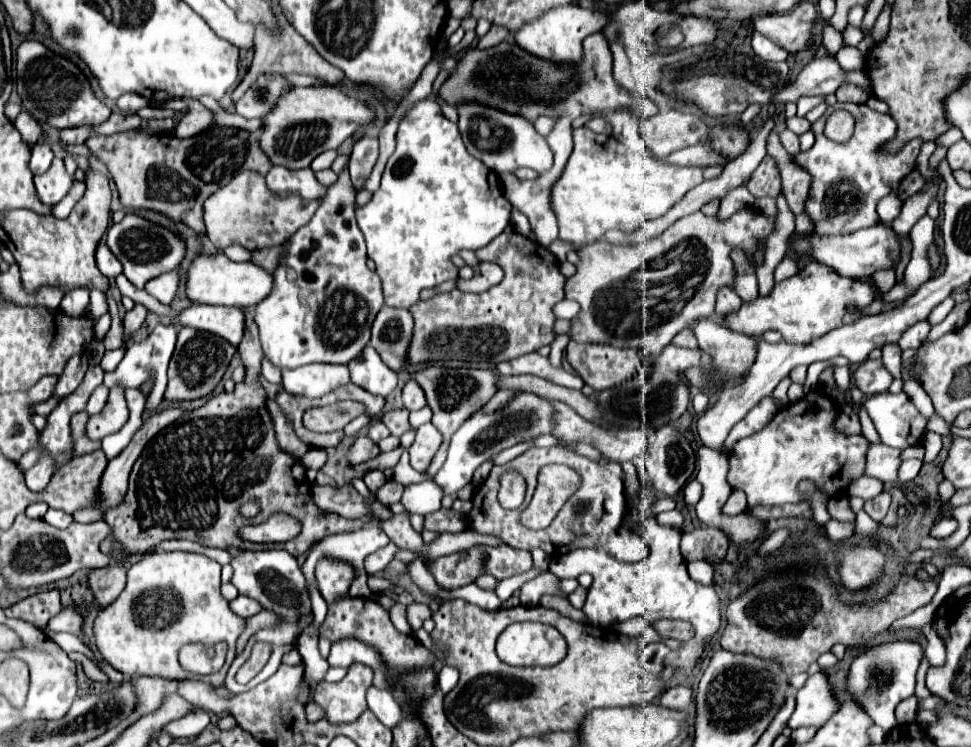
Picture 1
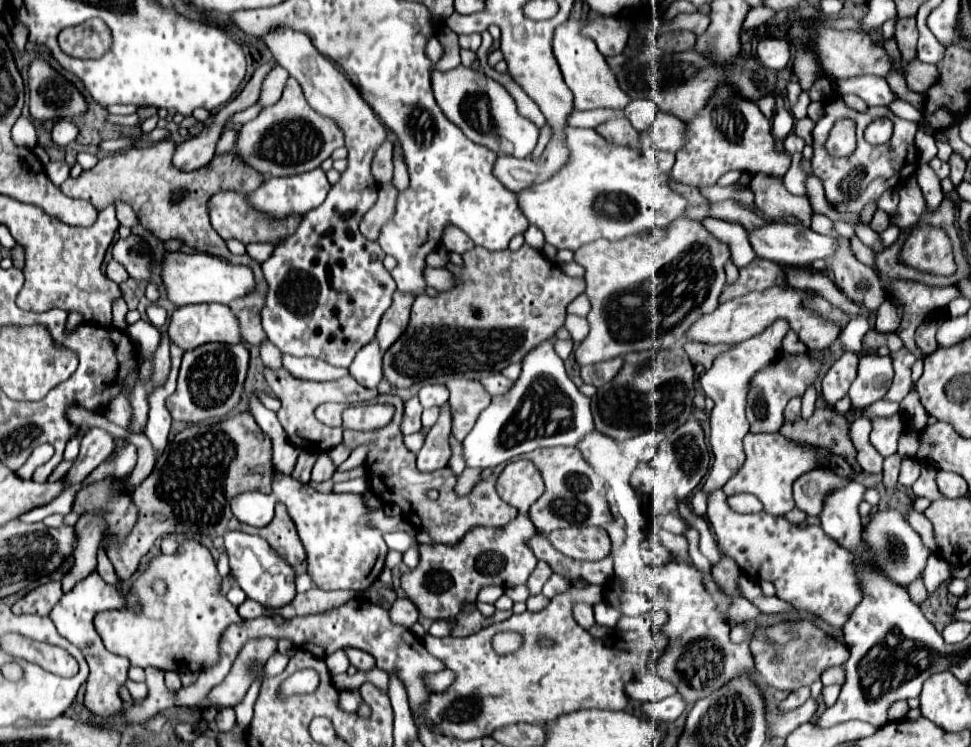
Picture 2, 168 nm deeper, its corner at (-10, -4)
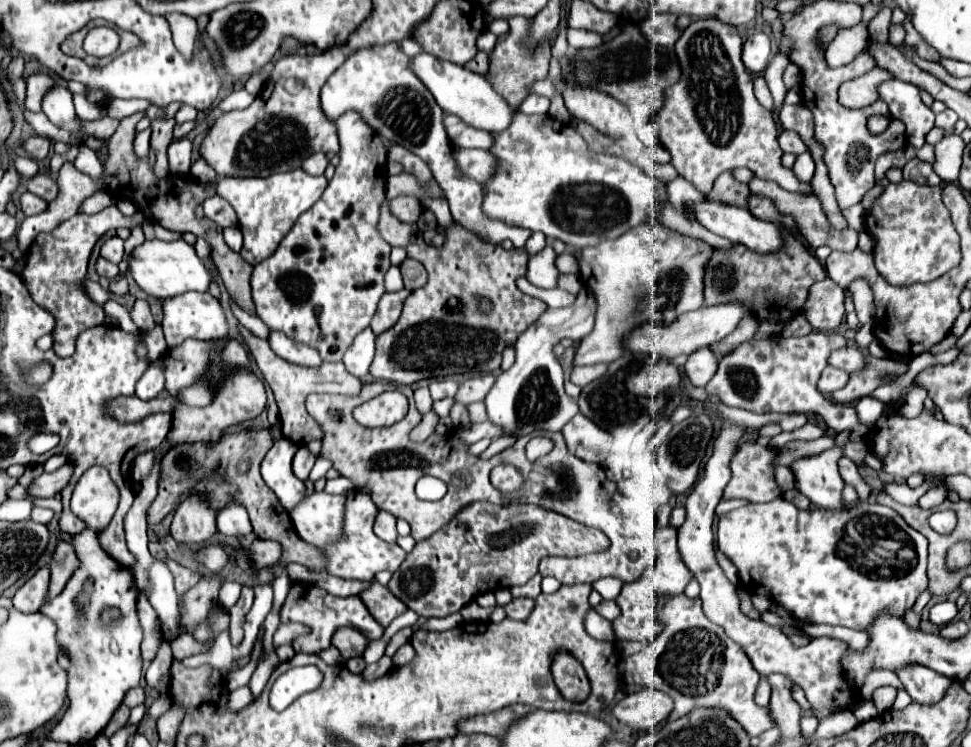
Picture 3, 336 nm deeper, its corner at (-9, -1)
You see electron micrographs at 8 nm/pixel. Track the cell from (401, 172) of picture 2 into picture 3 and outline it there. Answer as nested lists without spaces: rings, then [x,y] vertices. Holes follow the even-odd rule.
[[[399,195],[389,201],[389,207],[393,209],[393,215],[405,223],[417,223],[423,213],[421,203],[413,195]]]

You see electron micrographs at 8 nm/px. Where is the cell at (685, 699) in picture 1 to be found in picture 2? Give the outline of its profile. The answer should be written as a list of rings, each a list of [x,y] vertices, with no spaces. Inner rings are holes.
[[[680,694],[668,696],[660,702],[646,702],[642,704],[642,712],[646,714],[648,720],[654,722],[674,722],[686,708],[686,702],[682,700]]]

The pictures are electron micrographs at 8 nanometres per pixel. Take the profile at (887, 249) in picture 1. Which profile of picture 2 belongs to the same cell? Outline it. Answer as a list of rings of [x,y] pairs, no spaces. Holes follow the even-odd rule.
[[[768,222],[760,228],[756,228],[754,232],[750,232],[748,240],[758,258],[772,260],[772,262],[786,264],[786,266],[802,266],[802,268],[810,266],[814,260],[820,260],[820,258],[830,262],[838,248],[834,238],[816,234],[814,230],[804,228],[802,224],[788,224],[788,222]]]

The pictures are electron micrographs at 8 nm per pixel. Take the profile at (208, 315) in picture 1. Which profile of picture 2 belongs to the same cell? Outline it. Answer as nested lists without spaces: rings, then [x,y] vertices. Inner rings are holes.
[[[192,304],[192,306],[180,306],[170,316],[170,328],[168,328],[170,340],[182,348],[184,352],[194,350],[208,342],[224,342],[224,344],[238,344],[240,342],[240,328],[238,320],[232,314],[232,310],[224,304]]]

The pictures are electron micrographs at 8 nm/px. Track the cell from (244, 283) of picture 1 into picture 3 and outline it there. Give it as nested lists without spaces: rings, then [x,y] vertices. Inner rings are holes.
[[[183,239],[179,241],[145,241],[143,245],[135,247],[129,259],[129,273],[137,281],[137,285],[151,297],[157,299],[169,299],[183,295],[187,291],[199,291],[205,293],[211,287],[211,273],[205,267],[205,263],[195,255],[195,249],[185,243]]]

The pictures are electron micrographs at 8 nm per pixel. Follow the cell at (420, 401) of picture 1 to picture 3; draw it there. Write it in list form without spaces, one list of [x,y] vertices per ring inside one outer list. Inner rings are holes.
[[[433,381],[429,385],[429,391],[431,391],[433,401],[445,399],[445,397],[455,397],[457,389],[459,389],[459,383],[455,383],[455,381]]]

